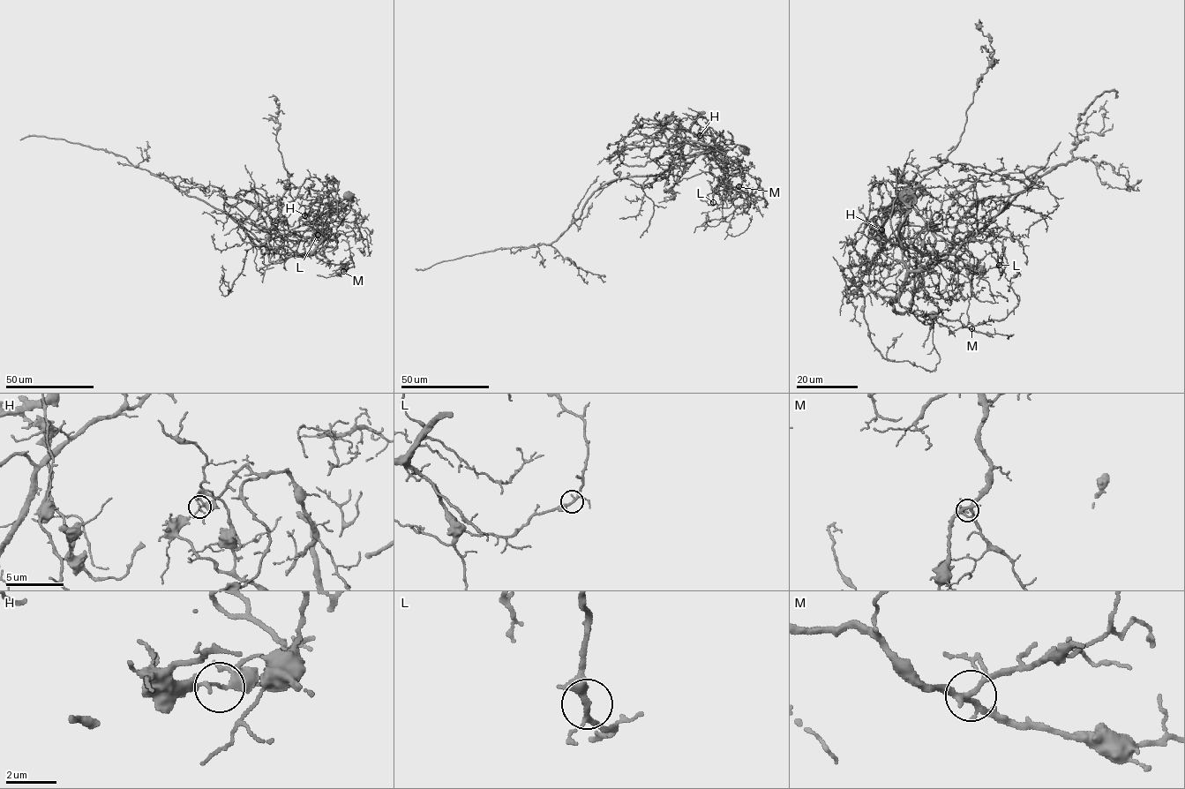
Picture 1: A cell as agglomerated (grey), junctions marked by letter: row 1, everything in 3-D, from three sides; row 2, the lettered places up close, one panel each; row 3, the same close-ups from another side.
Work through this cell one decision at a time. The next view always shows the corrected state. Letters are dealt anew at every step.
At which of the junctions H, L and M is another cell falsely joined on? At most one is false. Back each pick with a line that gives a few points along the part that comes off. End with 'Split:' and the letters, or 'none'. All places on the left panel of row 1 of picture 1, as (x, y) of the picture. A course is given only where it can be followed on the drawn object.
H: (303, 215), (318, 210), (321, 220), (317, 226), (269, 229), (234, 219), (111, 152), (43, 136), (19, 139)
Split: H

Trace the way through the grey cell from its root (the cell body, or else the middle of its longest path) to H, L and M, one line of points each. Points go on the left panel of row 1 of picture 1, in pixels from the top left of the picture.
H: (348, 196), (349, 211), (338, 225), (315, 230), (321, 221), (319, 212), (311, 209), (303, 215)
L: (348, 196), (349, 211), (339, 224), (314, 230), (311, 242), (316, 244), (331, 229), (319, 240), (318, 235)
M: (348, 196), (349, 211), (340, 223), (315, 229), (311, 240), (318, 258), (344, 264), (347, 269), (343, 271)

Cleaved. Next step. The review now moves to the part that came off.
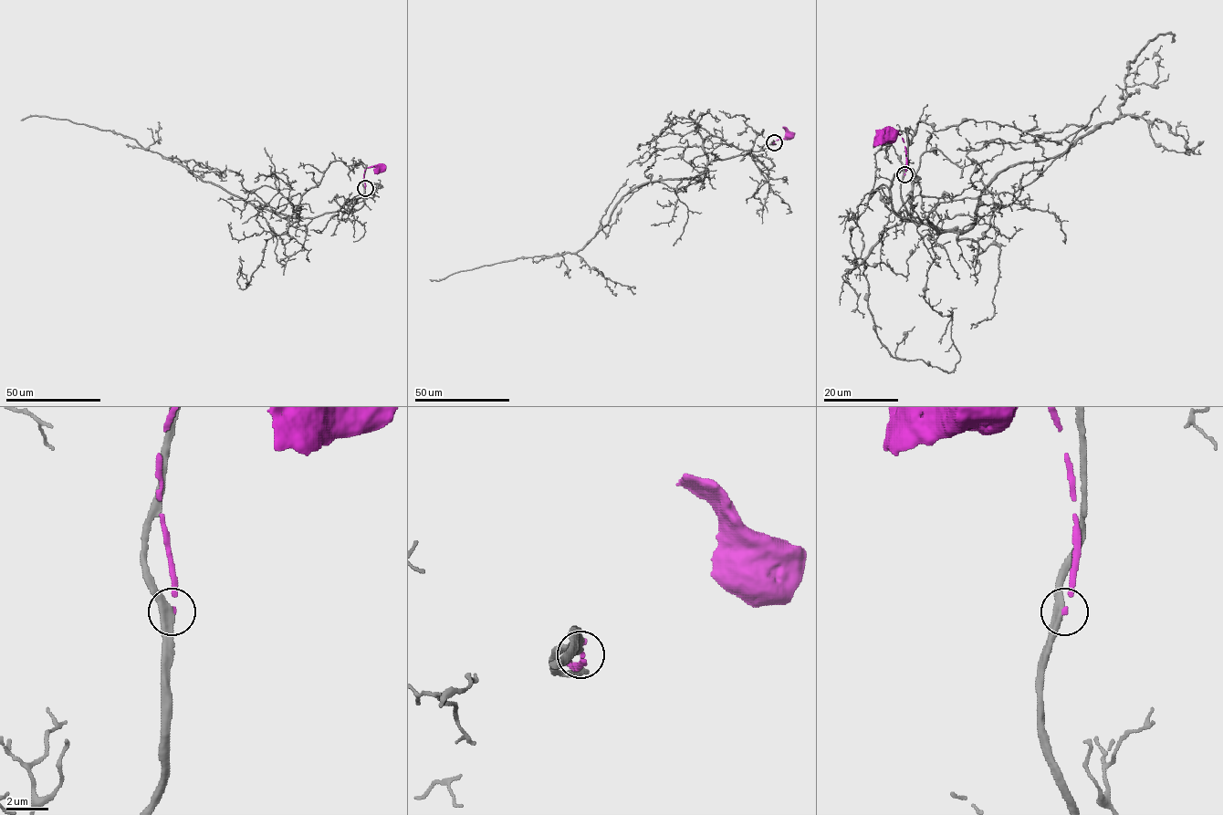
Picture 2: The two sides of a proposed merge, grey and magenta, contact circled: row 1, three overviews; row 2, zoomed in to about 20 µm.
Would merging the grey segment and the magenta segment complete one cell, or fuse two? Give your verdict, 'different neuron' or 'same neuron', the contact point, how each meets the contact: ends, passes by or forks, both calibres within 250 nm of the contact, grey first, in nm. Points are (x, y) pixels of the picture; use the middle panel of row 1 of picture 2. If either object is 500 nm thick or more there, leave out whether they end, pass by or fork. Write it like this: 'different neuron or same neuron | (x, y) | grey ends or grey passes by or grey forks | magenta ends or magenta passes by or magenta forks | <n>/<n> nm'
different neuron | (774, 142) | grey passes by | magenta ends | 380/170 nm

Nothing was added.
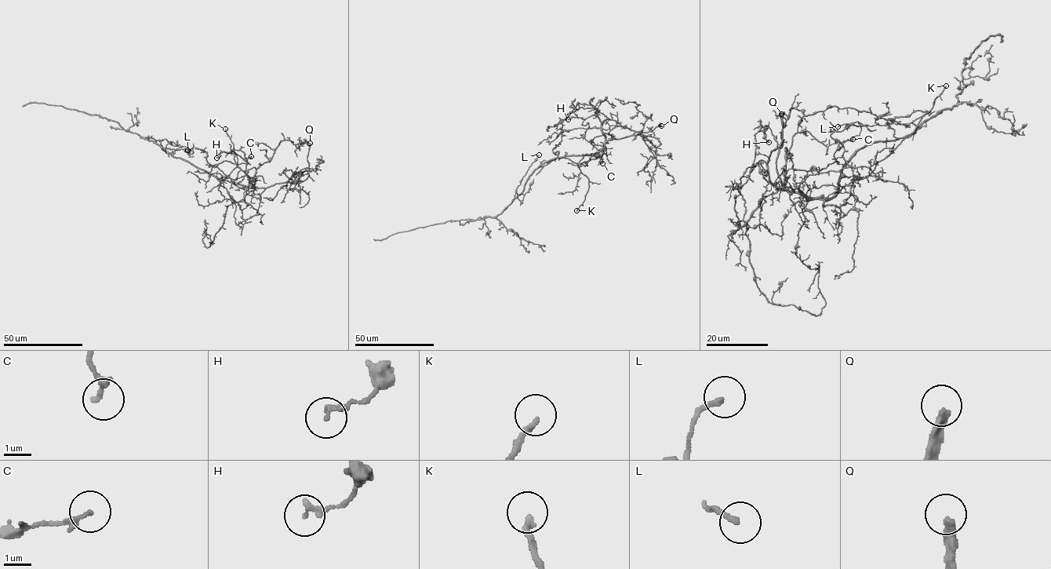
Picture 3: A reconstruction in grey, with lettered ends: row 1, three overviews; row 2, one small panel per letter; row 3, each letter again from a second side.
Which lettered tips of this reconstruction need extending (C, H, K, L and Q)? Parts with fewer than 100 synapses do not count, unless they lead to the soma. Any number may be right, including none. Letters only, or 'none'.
Q

